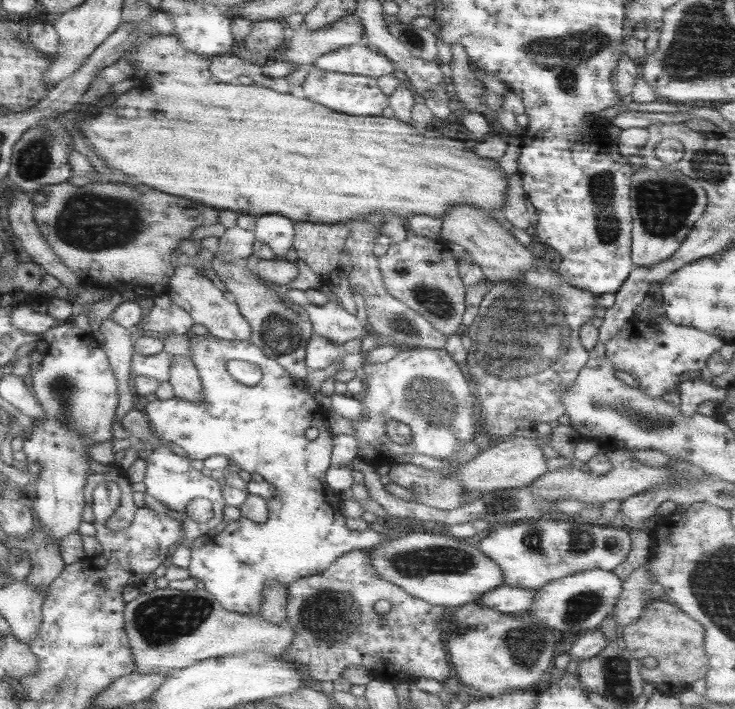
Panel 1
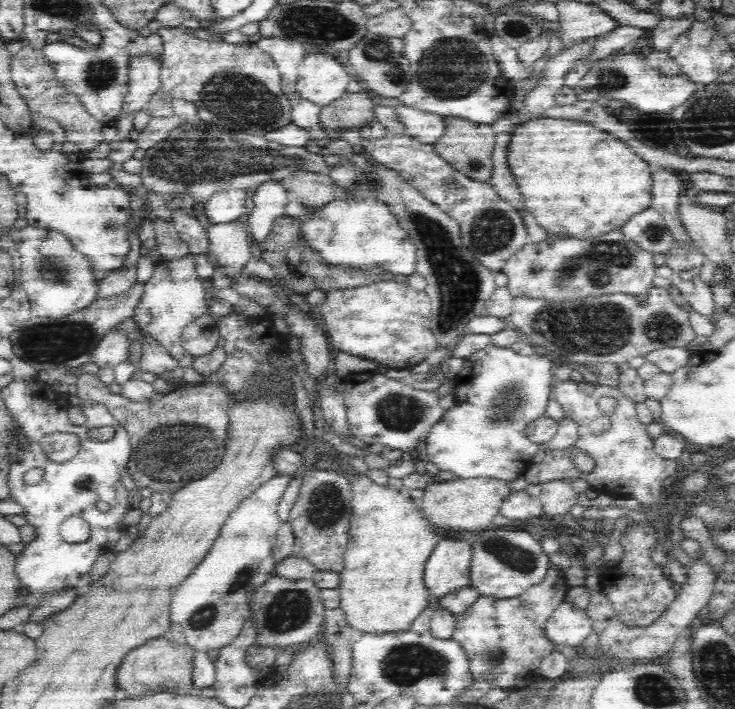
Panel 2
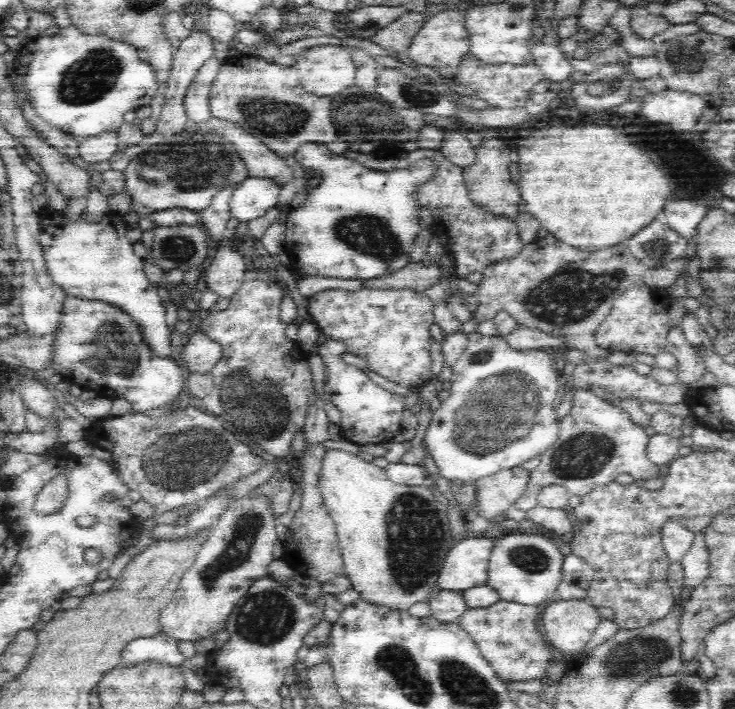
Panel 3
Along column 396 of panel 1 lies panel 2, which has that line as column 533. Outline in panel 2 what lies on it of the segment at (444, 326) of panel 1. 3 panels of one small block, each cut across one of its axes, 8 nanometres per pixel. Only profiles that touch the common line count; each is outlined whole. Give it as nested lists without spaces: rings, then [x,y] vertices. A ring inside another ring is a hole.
[[[620,230],[600,238],[550,238],[540,244],[524,246],[506,262],[502,272],[508,276],[512,296],[524,294],[546,302],[562,302],[574,298],[594,298],[612,292],[642,296],[656,278],[656,264],[650,252],[630,242]]]

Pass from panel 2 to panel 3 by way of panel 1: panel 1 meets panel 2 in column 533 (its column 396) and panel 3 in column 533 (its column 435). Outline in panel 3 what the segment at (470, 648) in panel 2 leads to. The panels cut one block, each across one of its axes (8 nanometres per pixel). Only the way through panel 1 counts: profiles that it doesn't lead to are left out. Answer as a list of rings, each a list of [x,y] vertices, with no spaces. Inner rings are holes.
[[[494,602],[486,608],[464,610],[458,618],[460,628],[464,628],[472,640],[478,644],[482,656],[492,664],[498,678],[506,682],[546,682],[546,666],[554,662],[556,656],[552,654],[552,646],[542,634],[540,628],[542,608],[540,606],[524,606],[518,602]]]

